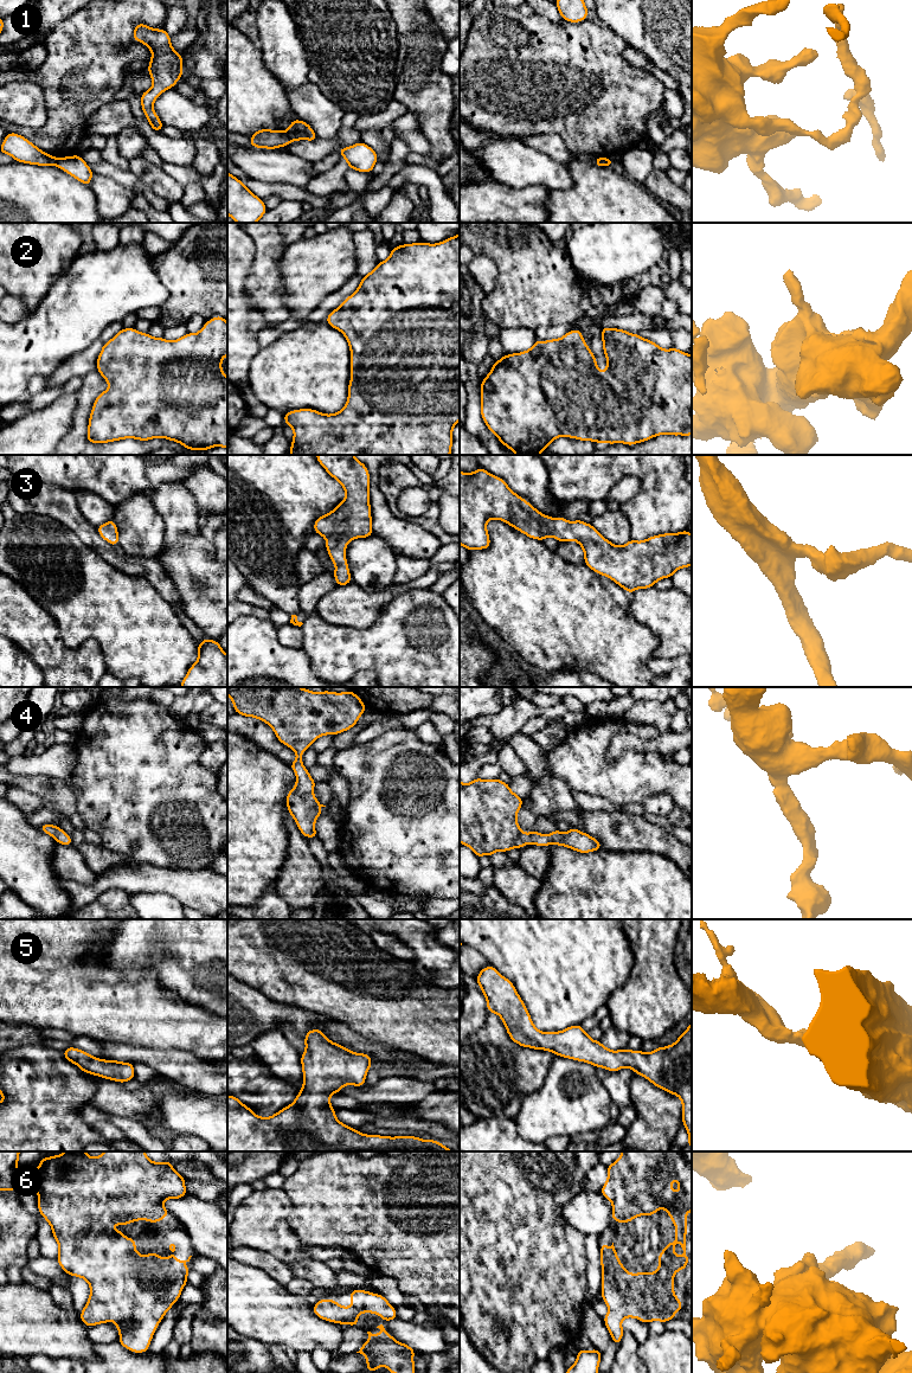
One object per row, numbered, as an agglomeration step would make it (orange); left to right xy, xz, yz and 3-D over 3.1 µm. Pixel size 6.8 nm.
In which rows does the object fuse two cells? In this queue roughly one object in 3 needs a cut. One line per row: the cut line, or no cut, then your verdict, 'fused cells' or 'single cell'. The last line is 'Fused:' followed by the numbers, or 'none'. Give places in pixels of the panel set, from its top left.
1: xz (284, 133), (291, 140) | fused cells
2: no cut | single cell
3: no cut | single cell
4: no cut | single cell
5: no cut | single cell
6: no cut | single cell
Fused: 1

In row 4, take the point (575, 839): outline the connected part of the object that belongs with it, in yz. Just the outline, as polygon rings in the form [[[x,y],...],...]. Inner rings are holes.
[[[476,777],[468,784],[460,781],[460,843],[468,846],[477,858],[490,856],[500,851],[508,852],[513,848],[522,848],[526,843],[541,847],[547,845],[565,846],[579,853],[595,852],[602,848],[597,839],[573,827],[567,833],[555,829],[544,835],[533,829],[525,834],[516,821],[522,802],[524,800],[510,790],[508,783],[499,778],[481,779]]]

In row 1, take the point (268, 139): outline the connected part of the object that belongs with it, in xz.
[[[259,129],[250,139],[256,148],[275,149],[290,145],[291,140],[282,130]]]

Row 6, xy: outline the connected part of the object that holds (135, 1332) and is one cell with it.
[[[64,1151],[60,1155],[54,1155],[50,1157],[43,1157],[36,1172],[36,1185],[37,1185],[37,1195],[38,1195],[38,1210],[40,1215],[50,1224],[53,1233],[53,1238],[58,1243],[58,1256],[57,1260],[60,1268],[69,1276],[77,1276],[85,1279],[90,1287],[89,1300],[79,1314],[82,1322],[86,1327],[96,1326],[99,1323],[108,1323],[114,1321],[115,1328],[120,1332],[118,1342],[127,1349],[134,1353],[144,1353],[148,1350],[153,1335],[163,1319],[165,1314],[172,1308],[172,1305],[179,1300],[184,1287],[187,1284],[187,1273],[192,1270],[186,1268],[185,1263],[190,1262],[191,1257],[187,1260],[178,1260],[176,1256],[171,1256],[167,1258],[160,1257],[158,1253],[147,1252],[147,1257],[142,1257],[141,1252],[135,1250],[136,1240],[128,1238],[122,1234],[121,1230],[111,1231],[110,1225],[128,1225],[135,1223],[136,1220],[147,1220],[149,1223],[159,1223],[168,1215],[168,1211],[163,1206],[166,1199],[180,1199],[187,1194],[185,1187],[185,1178],[182,1178],[173,1167],[171,1161],[165,1162],[153,1162],[150,1161],[144,1151],[104,1151],[101,1156],[91,1157],[85,1151]]]

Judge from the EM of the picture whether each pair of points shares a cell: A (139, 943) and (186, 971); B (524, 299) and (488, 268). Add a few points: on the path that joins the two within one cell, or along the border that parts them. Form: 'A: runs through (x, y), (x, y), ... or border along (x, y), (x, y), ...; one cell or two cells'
A: runs through (151, 947), (162, 958), (174, 960); one cell
B: border along (481, 254), (498, 273), (487, 295); two cells

